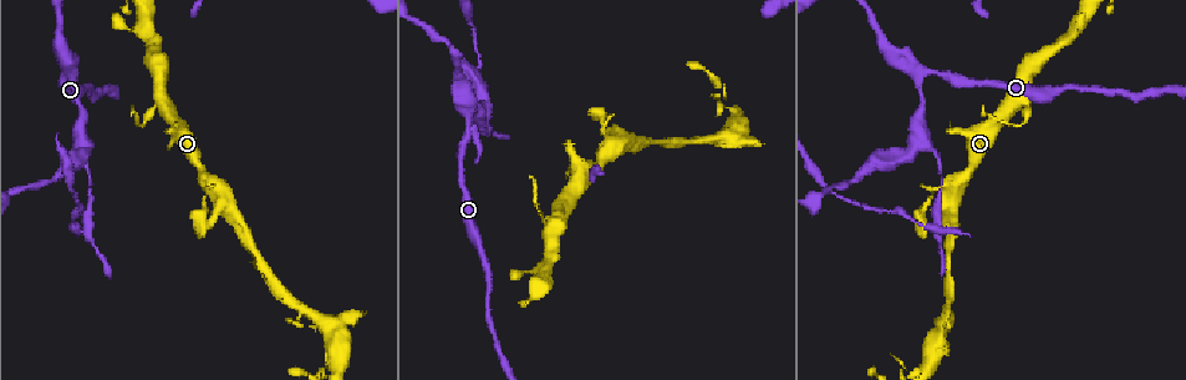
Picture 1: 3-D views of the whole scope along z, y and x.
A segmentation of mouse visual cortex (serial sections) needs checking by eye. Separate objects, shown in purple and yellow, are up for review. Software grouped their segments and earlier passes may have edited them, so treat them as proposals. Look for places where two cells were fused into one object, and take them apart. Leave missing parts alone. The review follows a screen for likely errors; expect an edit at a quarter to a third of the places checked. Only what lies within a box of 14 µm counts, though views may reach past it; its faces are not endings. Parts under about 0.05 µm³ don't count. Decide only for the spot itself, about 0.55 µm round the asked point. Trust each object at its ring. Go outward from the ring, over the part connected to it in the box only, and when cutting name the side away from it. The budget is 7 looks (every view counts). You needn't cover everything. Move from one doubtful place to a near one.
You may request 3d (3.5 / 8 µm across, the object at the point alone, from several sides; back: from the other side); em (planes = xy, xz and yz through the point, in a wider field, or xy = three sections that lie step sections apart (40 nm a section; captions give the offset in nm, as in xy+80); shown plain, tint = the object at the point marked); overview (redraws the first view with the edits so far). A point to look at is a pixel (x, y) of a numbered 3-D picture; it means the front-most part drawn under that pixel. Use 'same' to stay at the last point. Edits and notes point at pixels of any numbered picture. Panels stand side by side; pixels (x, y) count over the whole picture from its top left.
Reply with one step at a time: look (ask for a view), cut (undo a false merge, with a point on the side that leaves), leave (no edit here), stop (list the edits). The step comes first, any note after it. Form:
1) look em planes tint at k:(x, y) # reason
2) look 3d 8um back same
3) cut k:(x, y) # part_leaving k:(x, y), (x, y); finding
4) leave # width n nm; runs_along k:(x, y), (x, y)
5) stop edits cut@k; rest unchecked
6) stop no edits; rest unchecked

look 3d 8um at 1:(467, 117) # side arm on a straight run

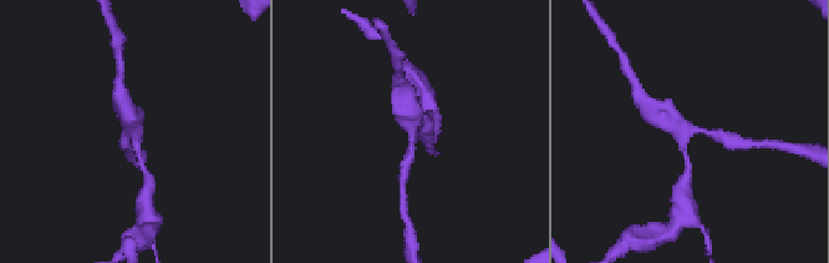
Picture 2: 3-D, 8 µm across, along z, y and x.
look 3d 3.5um back at 2:(131, 133) # closer look

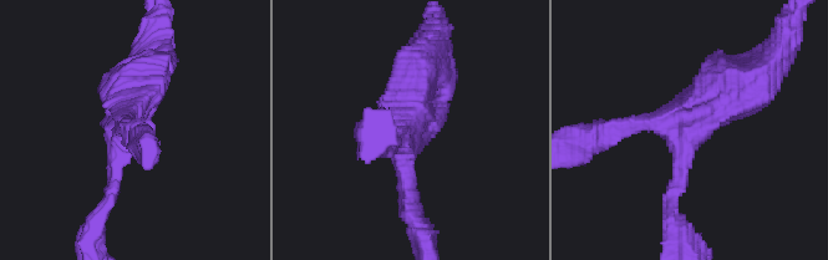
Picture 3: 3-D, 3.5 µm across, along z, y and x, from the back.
look em xy step 1 tint at 3:(408, 147) # arms 3; arm_widths 200, 250, 600 nm

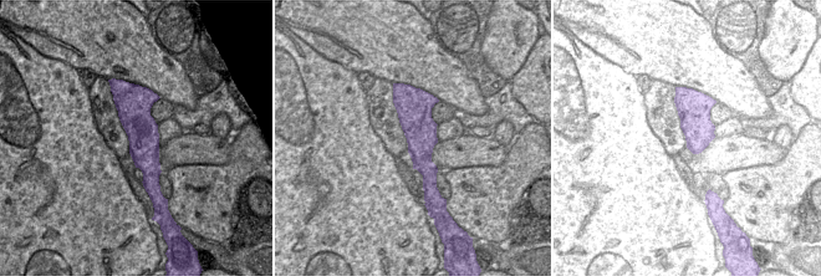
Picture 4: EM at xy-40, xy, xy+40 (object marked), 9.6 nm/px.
leave # width 320 nm; runs_along 3:(590, 139), (670, 123), (682, 139), (670, 197); continuous, no second cell

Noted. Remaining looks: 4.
look 3d 3.5um at 1:(1022, 102) # two arms in line, one across

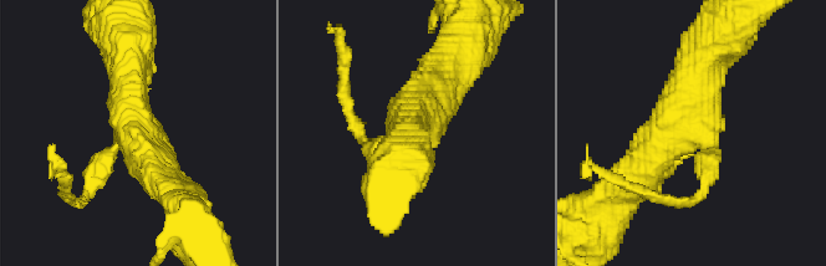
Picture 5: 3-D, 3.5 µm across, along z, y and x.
look em xy step 5 plain at 5:(696, 128)

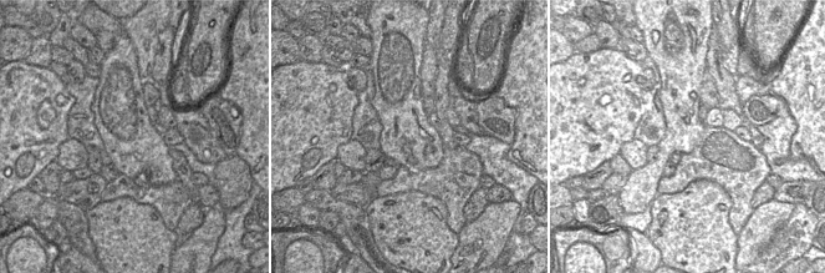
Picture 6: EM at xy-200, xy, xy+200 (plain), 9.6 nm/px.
look em xy step 5 tint same

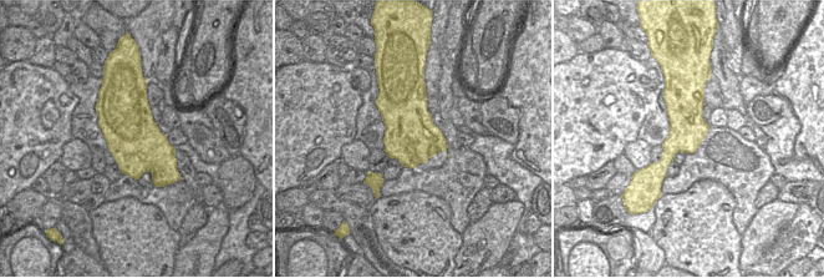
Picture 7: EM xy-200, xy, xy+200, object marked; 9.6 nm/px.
leave # width 500 nm; runs_along 5:(631, 185), (679, 124), (708, 49); one cell here

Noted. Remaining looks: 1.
stop no edits; rest unchecked

